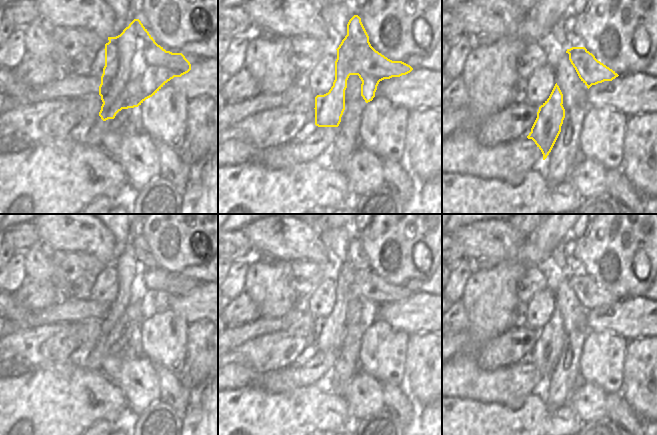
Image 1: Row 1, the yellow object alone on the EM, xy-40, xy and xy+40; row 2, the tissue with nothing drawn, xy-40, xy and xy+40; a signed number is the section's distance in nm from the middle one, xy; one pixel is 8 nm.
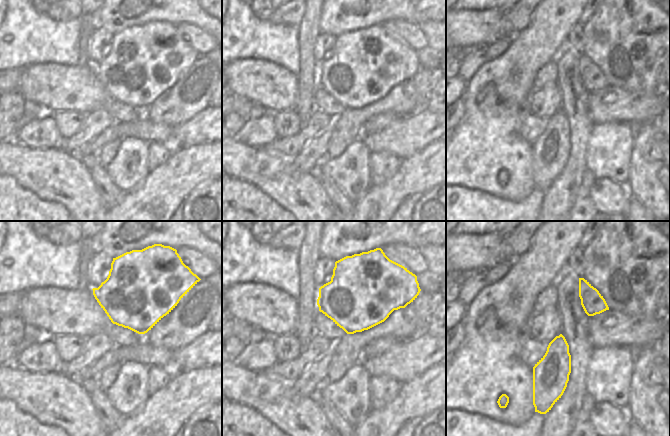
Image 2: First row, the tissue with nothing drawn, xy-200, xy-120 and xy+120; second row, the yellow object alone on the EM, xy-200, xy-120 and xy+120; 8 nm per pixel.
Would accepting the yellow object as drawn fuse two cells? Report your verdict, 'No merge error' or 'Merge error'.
Merge error.

